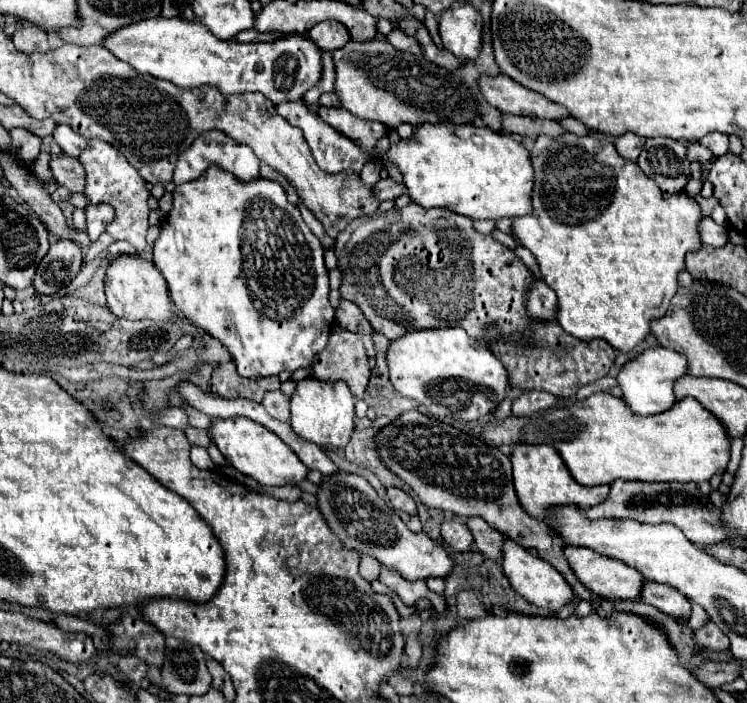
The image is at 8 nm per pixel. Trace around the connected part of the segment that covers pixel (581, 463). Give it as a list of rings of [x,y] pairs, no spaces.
[[[597,392],[585,400],[529,418],[521,428],[519,442],[553,446],[571,476],[583,486],[609,484],[617,478],[701,484],[727,468],[731,452],[731,440],[723,424],[695,398],[683,398],[667,412],[655,416],[637,416],[627,410],[621,398],[609,392]]]

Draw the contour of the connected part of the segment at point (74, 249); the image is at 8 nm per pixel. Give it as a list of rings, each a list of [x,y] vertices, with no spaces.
[[[71,240],[55,242],[37,268],[33,286],[39,294],[57,294],[83,266],[83,250]]]

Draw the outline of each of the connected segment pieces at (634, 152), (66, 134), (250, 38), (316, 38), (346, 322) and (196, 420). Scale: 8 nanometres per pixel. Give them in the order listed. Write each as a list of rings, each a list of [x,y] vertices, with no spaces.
[[[623,134],[623,136],[615,138],[615,148],[617,148],[619,156],[623,156],[625,160],[631,160],[631,162],[635,162],[639,158],[643,144],[645,144],[645,140],[637,134]]]
[[[57,126],[53,132],[53,140],[61,146],[63,154],[71,156],[71,158],[79,158],[79,154],[85,150],[87,146],[87,138],[75,134],[69,126]]]
[[[255,28],[245,30],[241,34],[237,34],[237,42],[265,42],[265,40],[279,40],[283,36],[291,36],[291,34],[283,34],[283,32],[273,32],[273,34],[261,34]]]
[[[335,20],[319,22],[317,26],[313,26],[309,30],[309,36],[319,48],[329,50],[329,52],[337,50],[337,48],[343,48],[351,40],[347,28],[341,22],[335,22]]]
[[[341,300],[339,308],[337,308],[337,318],[339,318],[339,324],[355,334],[371,334],[373,328],[371,324],[367,322],[365,314],[349,300]]]
[[[185,406],[183,408],[185,412],[187,412],[187,416],[189,416],[189,424],[191,426],[195,426],[195,428],[203,428],[203,430],[211,430],[211,418],[207,416],[207,414],[203,414],[203,412],[199,412],[199,410],[195,410],[195,408],[191,408],[191,406]]]

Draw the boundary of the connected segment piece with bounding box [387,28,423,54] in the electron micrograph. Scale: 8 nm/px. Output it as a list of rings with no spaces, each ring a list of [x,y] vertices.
[[[395,28],[395,30],[387,36],[387,40],[389,40],[397,50],[403,50],[403,52],[409,52],[409,54],[421,54],[421,52],[423,52],[421,46],[419,46],[419,42],[415,42],[415,38],[403,34],[403,30],[397,30],[397,28]]]

